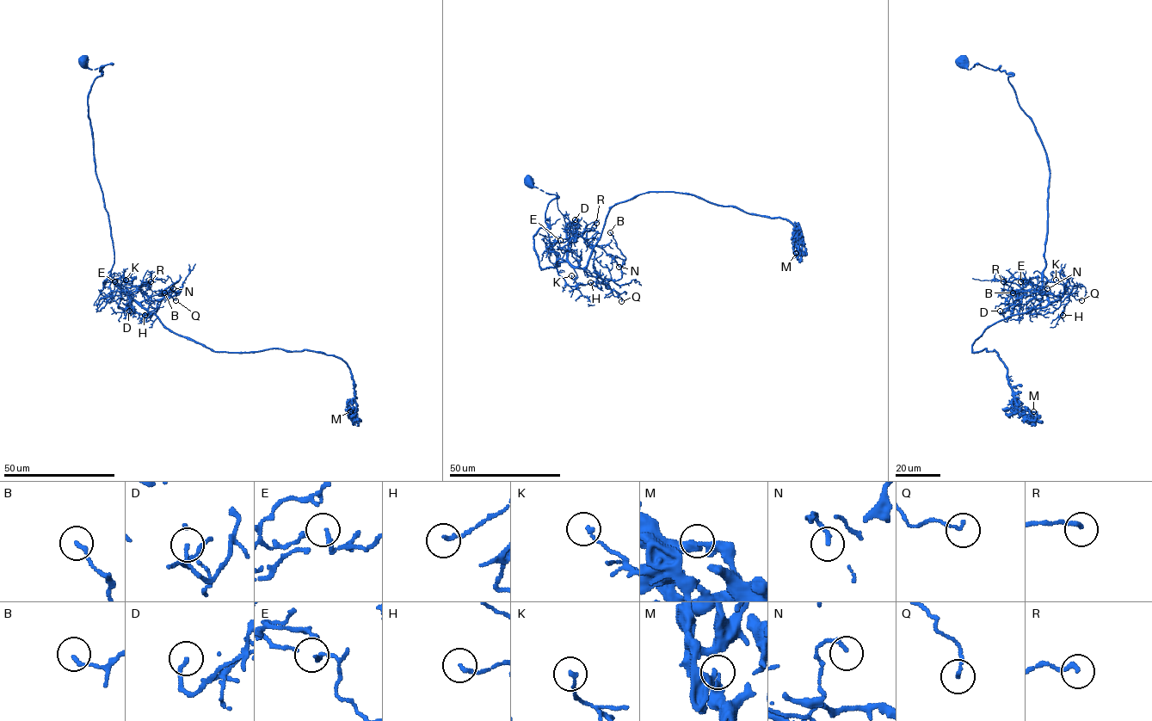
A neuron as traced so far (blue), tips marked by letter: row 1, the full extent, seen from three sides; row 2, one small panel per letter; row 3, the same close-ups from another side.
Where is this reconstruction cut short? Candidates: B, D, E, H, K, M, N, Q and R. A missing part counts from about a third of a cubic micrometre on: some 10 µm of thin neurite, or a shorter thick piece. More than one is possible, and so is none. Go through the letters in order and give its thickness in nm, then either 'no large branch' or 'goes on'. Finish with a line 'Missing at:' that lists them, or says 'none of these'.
B: calibre 160 nm; no large branch
D: calibre 140 nm; no large branch
E: calibre 130 nm; no large branch
H: calibre 150 nm; no large branch
K: calibre 170 nm; no large branch
M: calibre 360 nm; no large branch
N: calibre 160 nm; no large branch
Q: calibre 150 nm; no large branch
R: calibre 170 nm; no large branch
Missing at: none of these

